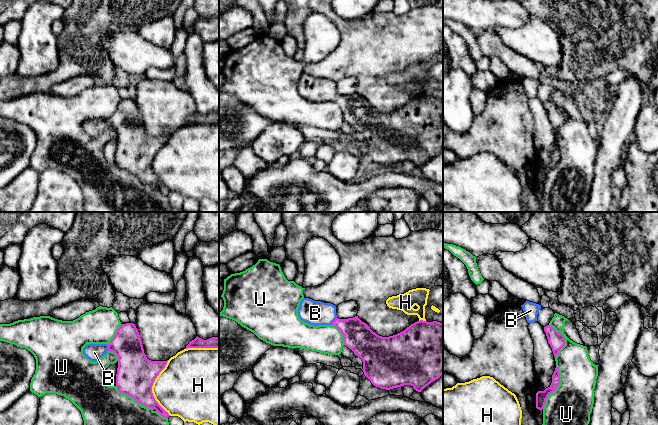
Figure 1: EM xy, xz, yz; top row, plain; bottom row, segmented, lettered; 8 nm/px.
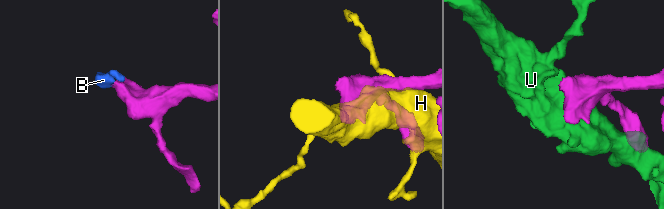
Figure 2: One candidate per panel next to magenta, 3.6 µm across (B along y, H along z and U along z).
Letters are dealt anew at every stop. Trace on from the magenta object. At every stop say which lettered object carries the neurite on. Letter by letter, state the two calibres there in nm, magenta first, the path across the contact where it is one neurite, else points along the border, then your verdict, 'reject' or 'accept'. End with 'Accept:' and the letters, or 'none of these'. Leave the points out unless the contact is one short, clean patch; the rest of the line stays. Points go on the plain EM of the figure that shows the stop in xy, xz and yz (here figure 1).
B: calibres 240 and 190 nm; way xz (357, 111), (347, 102), (333, 97), (325, 90), (315, 89); accept
H: calibres 300 and 440 nm; reject
U: calibres 90 and 380 nm; reject
Accept: B

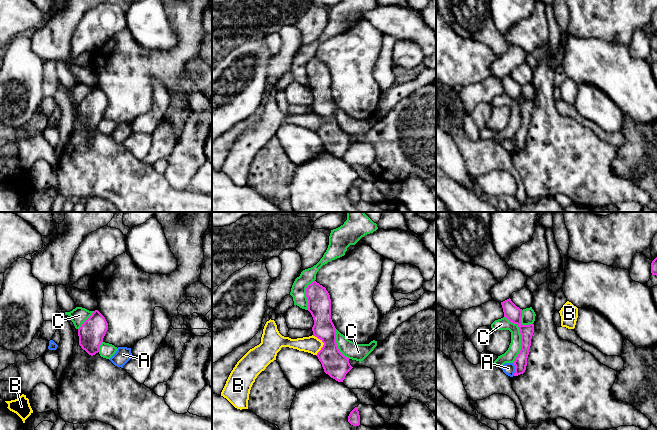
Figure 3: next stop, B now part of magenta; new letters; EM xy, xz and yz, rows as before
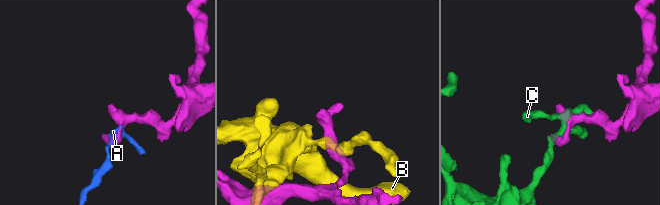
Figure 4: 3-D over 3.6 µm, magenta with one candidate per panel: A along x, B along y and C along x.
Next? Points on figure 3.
A: calibres 100 and 100 nm; border yz (513, 139), (514, 151); reject
B: calibres 200 and 140 nm; reject
C: calibres 130 and 100 nm; reject
Accept: none of these

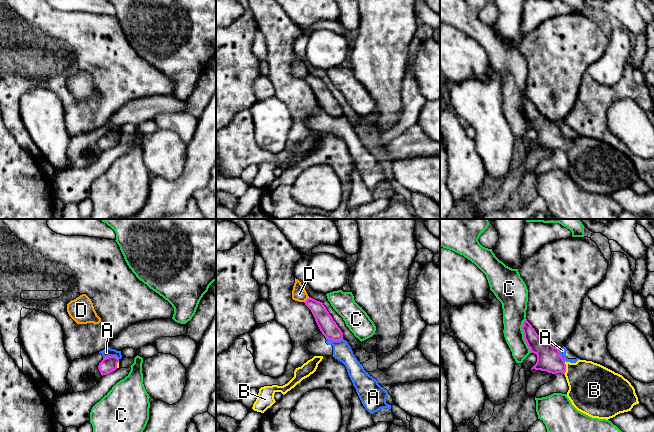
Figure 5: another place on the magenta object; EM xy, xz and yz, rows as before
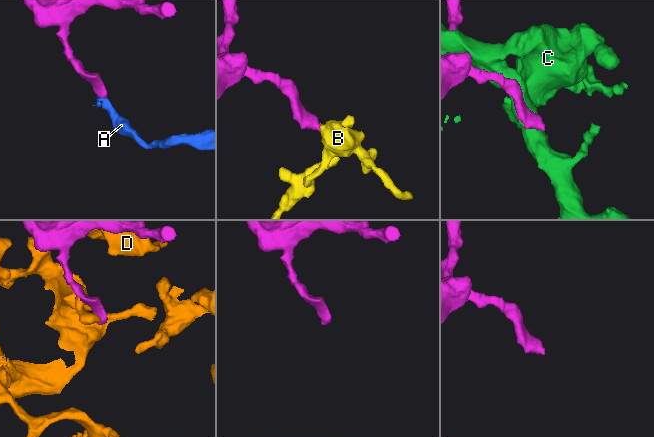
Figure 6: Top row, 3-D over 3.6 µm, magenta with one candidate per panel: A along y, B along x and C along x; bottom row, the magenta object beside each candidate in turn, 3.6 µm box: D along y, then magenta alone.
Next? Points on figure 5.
A: calibres 140 and 150 nm; border xz (325, 112), (331, 116), (342, 115); reject
B: calibres 190 and 360 nm; way yz (549, 135), (553, 139), (565, 144), (583, 153), (591, 161); accept
C: calibres 190 and 190 nm; reject
D: calibres 140 and 120 nm; reject
Accept: B

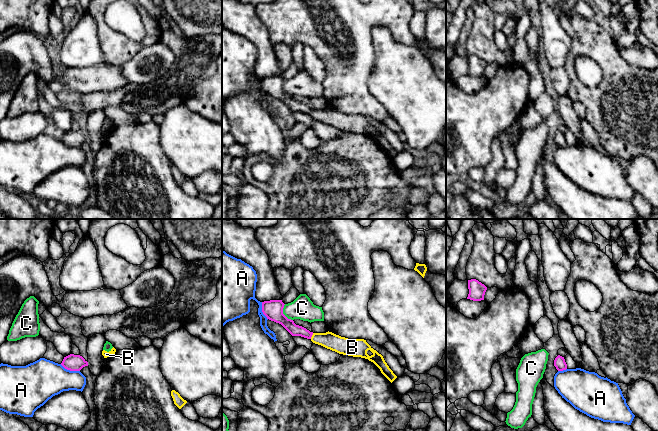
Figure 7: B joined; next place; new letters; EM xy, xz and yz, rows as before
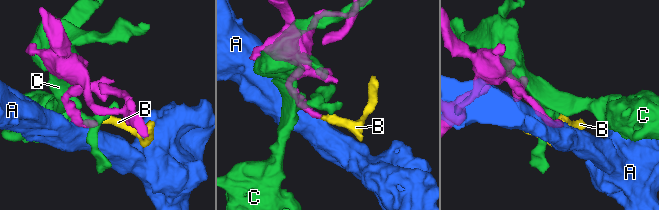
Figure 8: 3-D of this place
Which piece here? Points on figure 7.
A: calibres 130 and 320 nm; reject
B: calibres 100 and 140 nm; way xz (295, 106), (302, 107), (311, 112), (329, 116); accept
C: calibres 160 and 180 nm; reject
Accept: B

